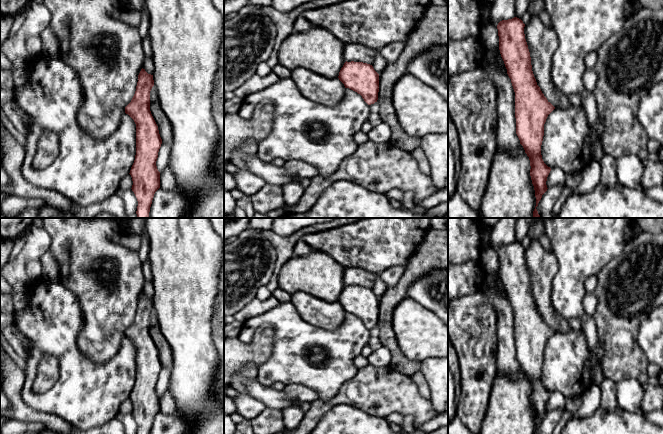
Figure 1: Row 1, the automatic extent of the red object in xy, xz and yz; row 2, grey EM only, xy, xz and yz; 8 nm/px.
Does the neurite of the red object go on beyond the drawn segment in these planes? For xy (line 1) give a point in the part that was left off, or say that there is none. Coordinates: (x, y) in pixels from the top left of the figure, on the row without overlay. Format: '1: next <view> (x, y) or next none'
1: next none

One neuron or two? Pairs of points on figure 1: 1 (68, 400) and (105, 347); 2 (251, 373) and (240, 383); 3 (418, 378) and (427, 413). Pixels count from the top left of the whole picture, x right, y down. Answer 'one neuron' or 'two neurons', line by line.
1: two neurons
2: one neuron
3: two neurons

